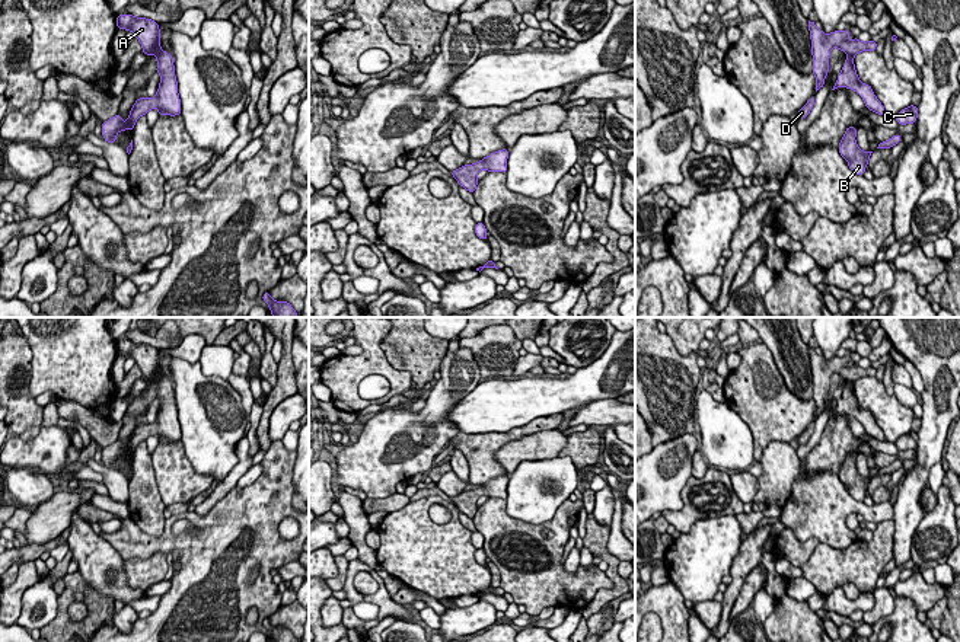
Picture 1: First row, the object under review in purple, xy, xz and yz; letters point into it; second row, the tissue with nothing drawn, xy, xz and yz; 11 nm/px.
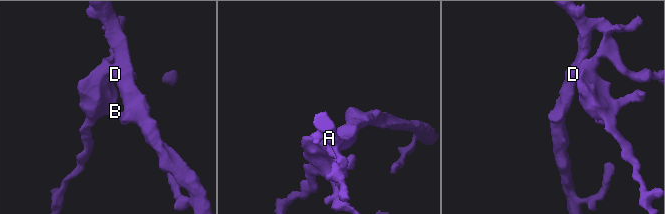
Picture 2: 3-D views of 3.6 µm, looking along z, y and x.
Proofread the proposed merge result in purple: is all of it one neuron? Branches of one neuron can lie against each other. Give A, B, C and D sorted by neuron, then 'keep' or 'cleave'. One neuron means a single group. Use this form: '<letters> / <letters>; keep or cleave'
A B C D; keep

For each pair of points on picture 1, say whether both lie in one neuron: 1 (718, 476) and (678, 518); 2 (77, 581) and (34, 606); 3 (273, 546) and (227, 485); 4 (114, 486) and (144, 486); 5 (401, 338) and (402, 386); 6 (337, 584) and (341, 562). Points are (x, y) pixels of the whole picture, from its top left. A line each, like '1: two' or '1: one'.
1: one
2: two
3: two
4: two
5: two
6: one

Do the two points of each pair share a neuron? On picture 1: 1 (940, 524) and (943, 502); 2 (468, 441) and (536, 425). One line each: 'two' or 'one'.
1: one
2: one

